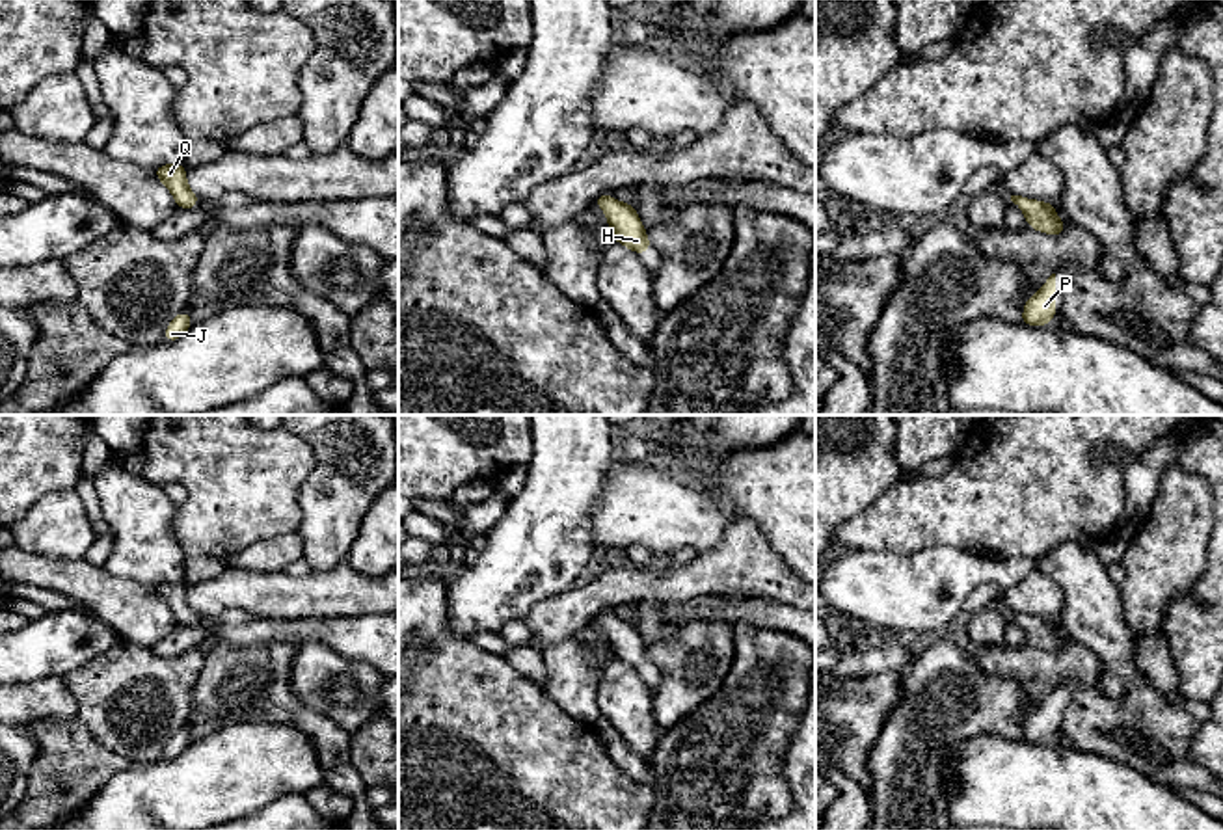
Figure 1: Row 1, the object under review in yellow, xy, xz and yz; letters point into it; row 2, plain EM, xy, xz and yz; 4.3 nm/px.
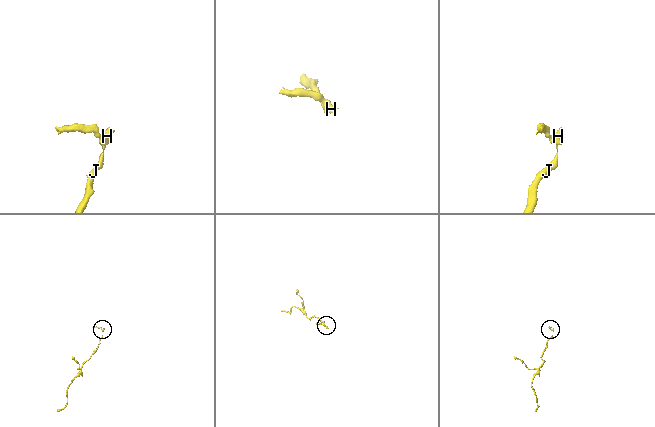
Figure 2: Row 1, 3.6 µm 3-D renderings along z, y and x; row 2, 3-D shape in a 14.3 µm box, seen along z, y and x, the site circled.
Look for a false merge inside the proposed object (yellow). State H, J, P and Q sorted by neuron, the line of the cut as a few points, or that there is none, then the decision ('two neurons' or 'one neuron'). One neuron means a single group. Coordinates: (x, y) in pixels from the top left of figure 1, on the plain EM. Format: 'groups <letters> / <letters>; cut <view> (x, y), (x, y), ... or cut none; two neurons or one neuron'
groups H J P Q; cut none; one neuron

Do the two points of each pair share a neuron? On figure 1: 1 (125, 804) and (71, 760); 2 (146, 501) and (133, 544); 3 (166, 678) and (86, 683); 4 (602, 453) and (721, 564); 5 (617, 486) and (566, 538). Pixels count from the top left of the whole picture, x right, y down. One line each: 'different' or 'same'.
1: different
2: same
3: same
4: different
5: different

